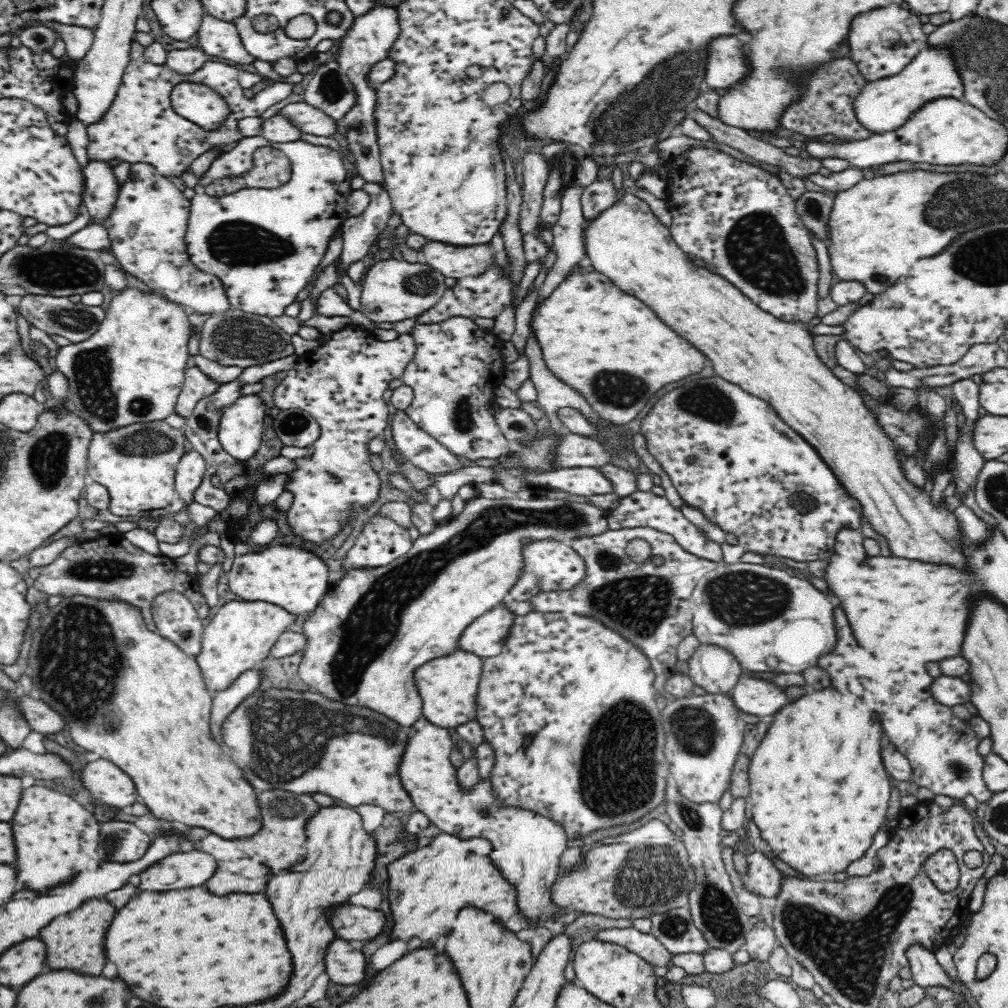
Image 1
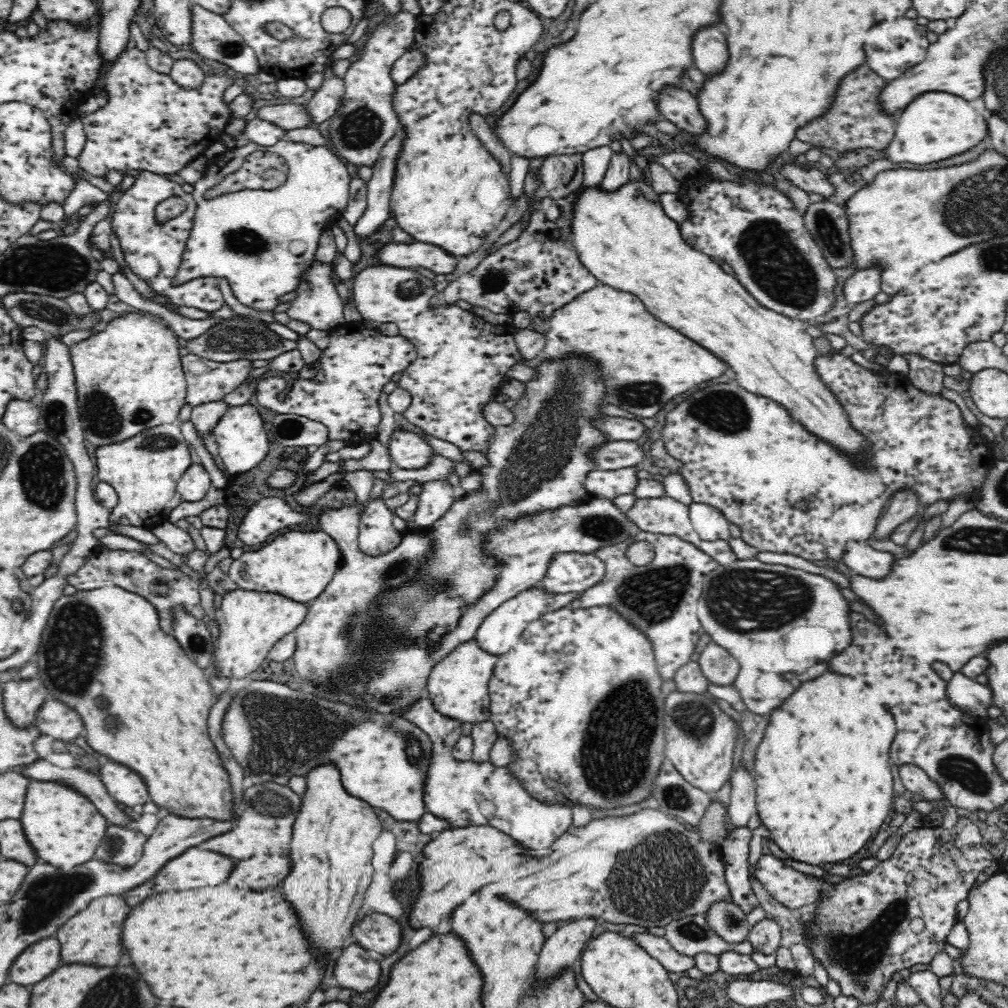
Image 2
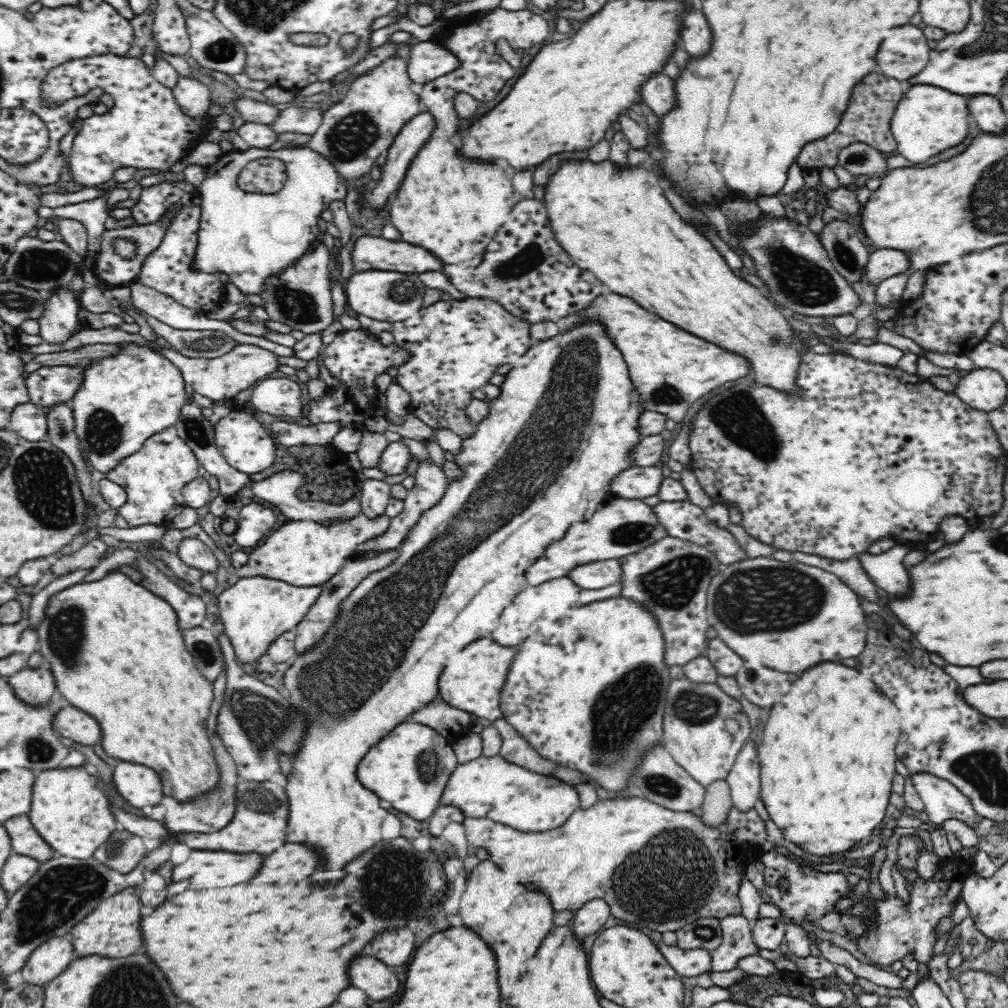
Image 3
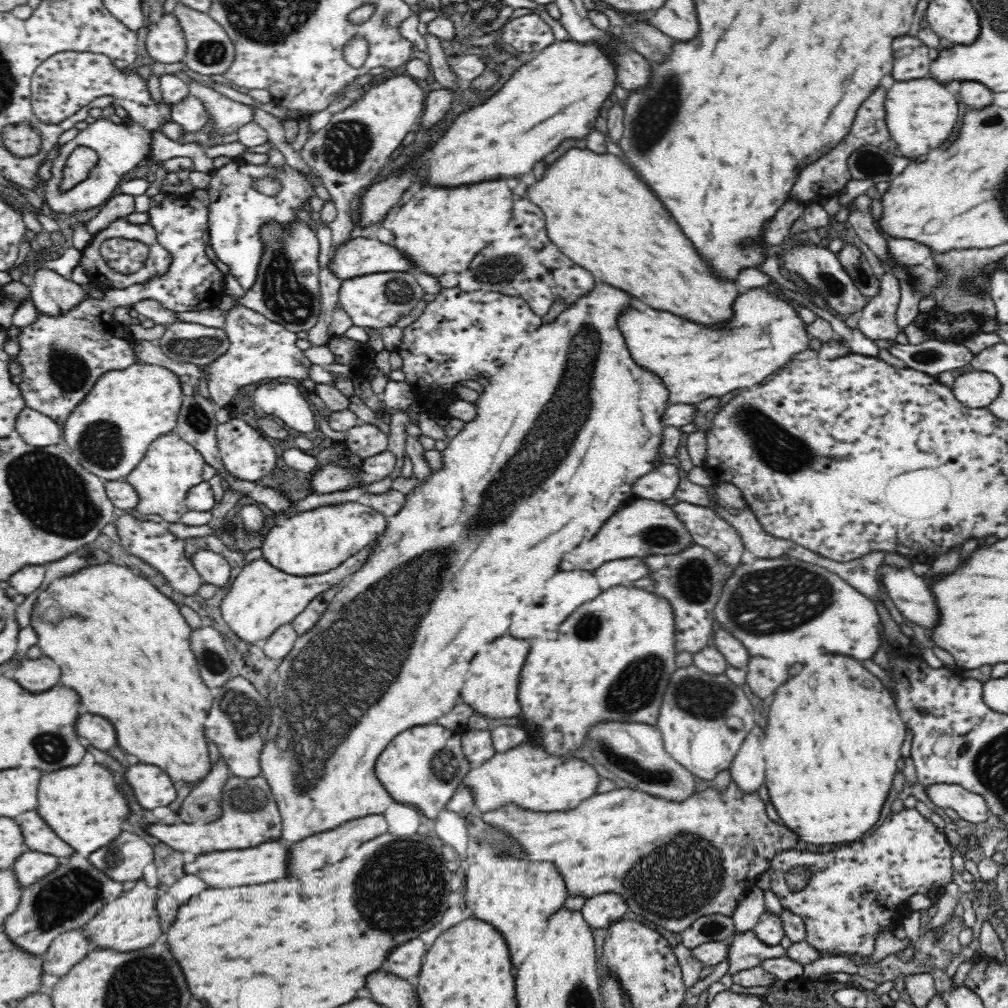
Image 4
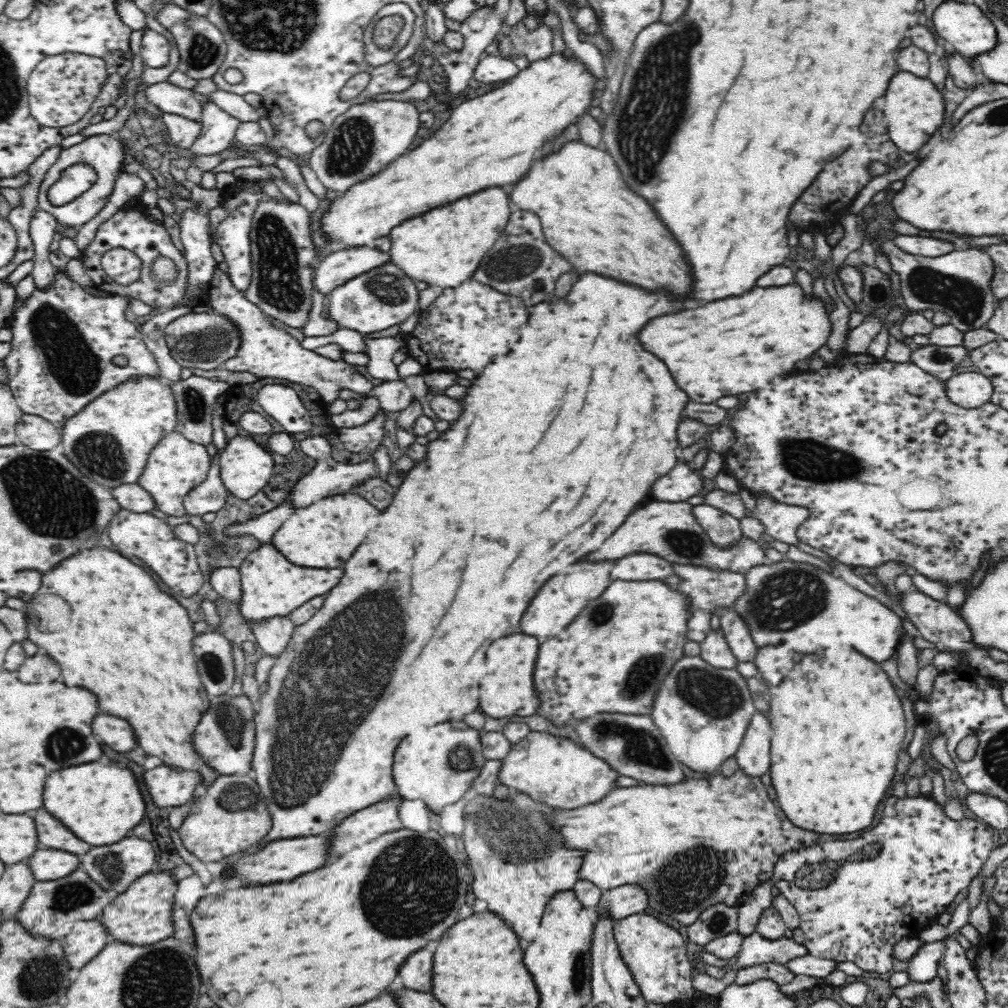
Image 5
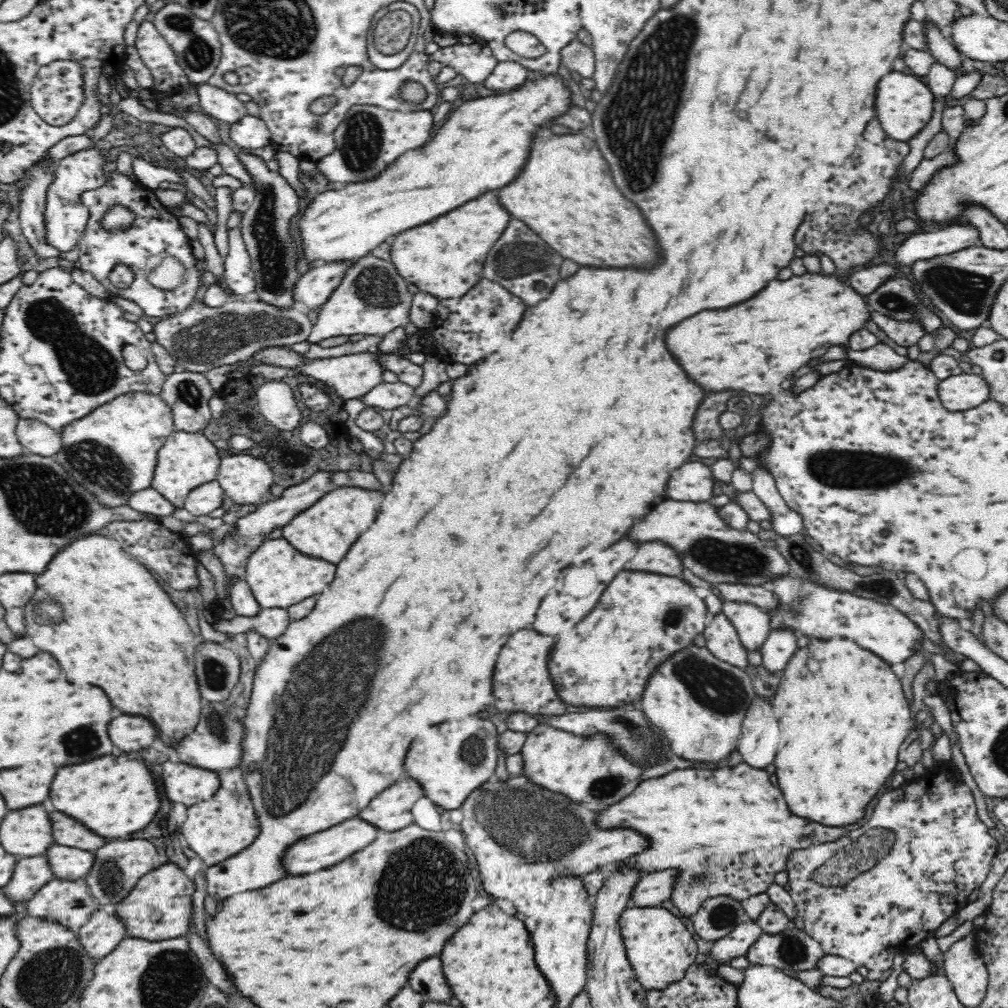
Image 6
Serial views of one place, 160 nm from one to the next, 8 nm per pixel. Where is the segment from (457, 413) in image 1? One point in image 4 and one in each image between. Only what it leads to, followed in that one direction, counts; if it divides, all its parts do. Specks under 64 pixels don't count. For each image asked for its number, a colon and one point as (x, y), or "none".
2: (461, 363)
3: (456, 346)
4: (460, 335)

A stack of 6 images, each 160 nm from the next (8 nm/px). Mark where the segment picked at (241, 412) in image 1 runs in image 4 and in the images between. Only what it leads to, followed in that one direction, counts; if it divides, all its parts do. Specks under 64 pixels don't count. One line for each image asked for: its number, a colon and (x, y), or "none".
2: (242, 441)
3: (247, 447)
4: (246, 453)

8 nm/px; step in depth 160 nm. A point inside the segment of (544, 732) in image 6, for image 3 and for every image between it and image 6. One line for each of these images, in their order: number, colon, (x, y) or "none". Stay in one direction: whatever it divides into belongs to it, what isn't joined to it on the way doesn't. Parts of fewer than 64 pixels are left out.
3: (488, 787)
4: (526, 776)
5: (553, 771)

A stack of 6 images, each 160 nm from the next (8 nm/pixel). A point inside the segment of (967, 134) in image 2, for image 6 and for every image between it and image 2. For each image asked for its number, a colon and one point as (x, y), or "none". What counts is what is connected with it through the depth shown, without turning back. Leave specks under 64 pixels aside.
3: (928, 120)
4: (921, 113)
5: (914, 108)
6: (904, 103)

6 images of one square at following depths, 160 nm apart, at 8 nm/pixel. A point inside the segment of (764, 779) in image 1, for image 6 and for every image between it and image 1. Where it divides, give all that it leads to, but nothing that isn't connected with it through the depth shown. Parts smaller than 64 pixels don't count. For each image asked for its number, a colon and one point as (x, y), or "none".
2: (823, 780)
3: (827, 764)
4: (833, 739)
5: (834, 749)
6: (845, 722)

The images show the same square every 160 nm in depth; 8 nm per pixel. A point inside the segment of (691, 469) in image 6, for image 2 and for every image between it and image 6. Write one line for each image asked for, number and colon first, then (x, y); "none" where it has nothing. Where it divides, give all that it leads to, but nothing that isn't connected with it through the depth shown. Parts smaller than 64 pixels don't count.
2: (607, 484)
3: (636, 482)
4: (660, 483)
5: (681, 482)

